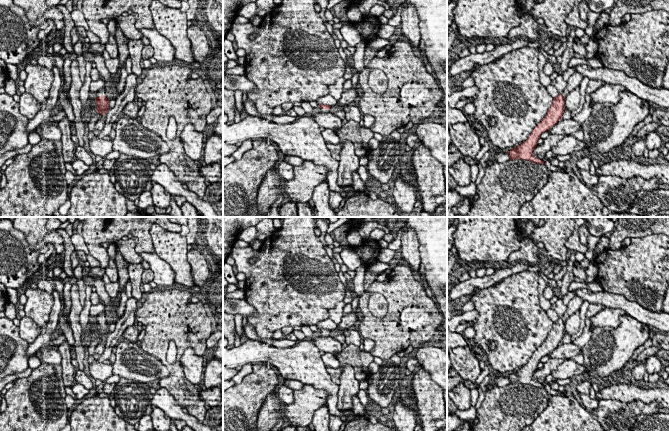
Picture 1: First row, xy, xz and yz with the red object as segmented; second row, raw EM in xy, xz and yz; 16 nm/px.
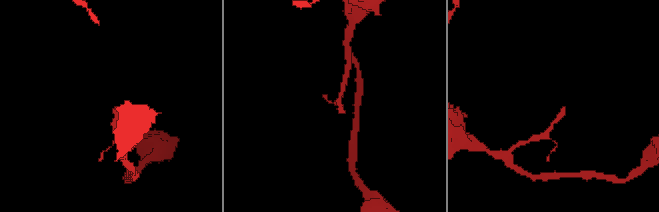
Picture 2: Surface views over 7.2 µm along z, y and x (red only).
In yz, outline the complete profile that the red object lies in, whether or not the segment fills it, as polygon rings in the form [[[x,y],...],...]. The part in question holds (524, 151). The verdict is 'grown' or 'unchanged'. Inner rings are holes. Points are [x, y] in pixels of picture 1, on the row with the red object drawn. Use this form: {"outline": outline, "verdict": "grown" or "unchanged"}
{"outline": [[[575,71],[567,81],[567,86],[562,93],[556,98],[553,98],[552,105],[548,109],[547,115],[538,123],[533,129],[526,141],[519,146],[508,151],[510,160],[522,159],[529,160],[537,164],[545,164],[541,159],[537,159],[533,156],[533,149],[537,146],[537,142],[540,139],[540,135],[553,127],[560,119],[565,110],[565,98],[575,88],[580,86],[583,80],[583,75]]], "verdict": "grown"}

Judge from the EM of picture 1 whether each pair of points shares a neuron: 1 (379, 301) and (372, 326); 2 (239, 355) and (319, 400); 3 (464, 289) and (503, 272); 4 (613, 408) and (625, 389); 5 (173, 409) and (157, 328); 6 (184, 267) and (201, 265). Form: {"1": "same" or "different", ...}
{"1": "different", "2": "different", "3": "same", "4": "different", "5": "different", "6": "different"}

